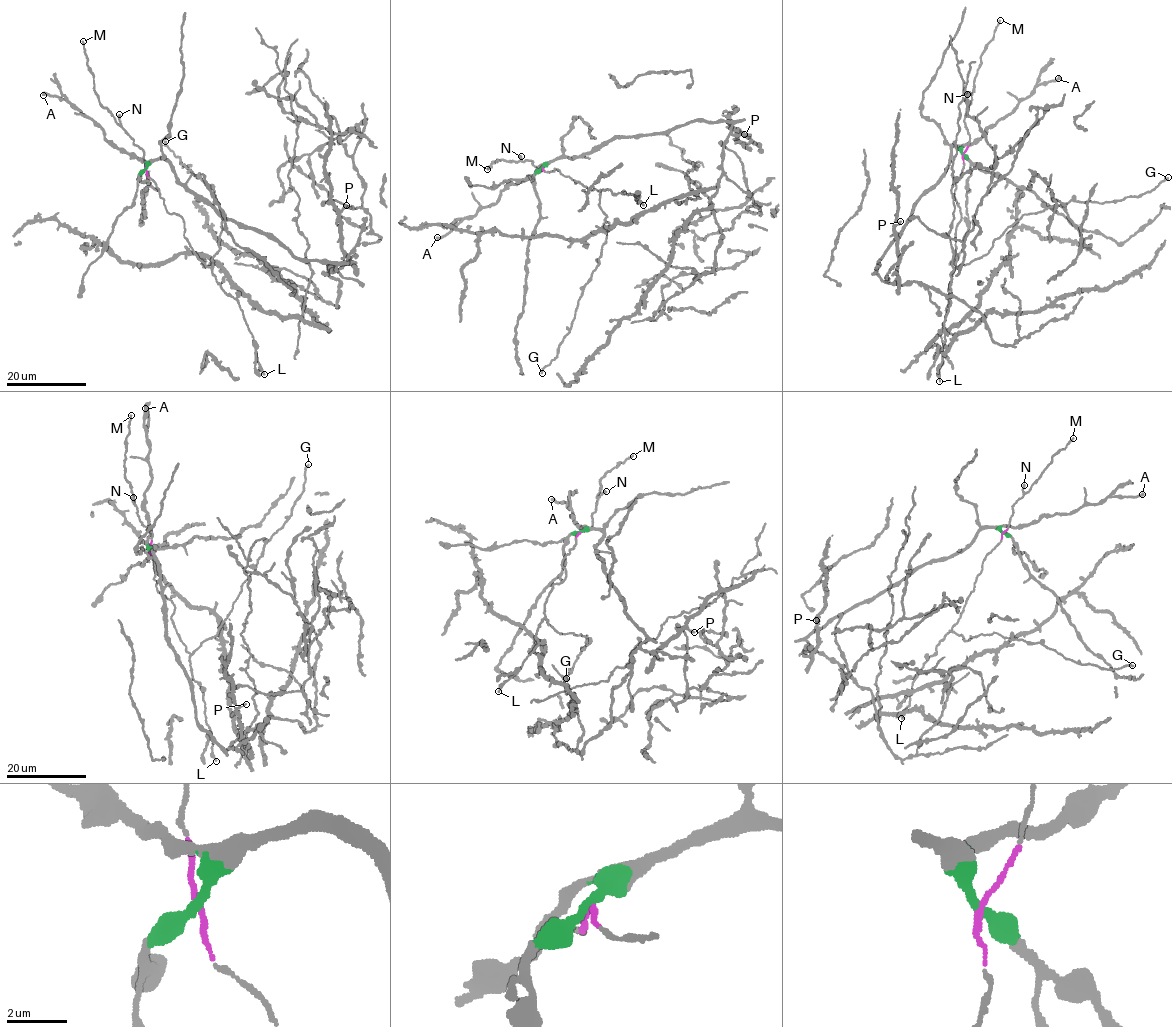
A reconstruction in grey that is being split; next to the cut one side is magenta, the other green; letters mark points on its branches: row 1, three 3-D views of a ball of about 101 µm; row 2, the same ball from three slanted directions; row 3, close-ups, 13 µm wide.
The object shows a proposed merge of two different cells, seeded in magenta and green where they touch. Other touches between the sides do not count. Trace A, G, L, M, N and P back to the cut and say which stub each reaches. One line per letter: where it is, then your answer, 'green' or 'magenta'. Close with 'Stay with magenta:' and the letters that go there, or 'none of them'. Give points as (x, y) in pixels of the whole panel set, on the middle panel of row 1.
A: at (437, 237); green
G: at (542, 373); magenta
L: at (643, 205); magenta
M: at (487, 169); magenta
N: at (521, 156); magenta
P: at (744, 134); green
Stay with magenta: G, L, M, N

